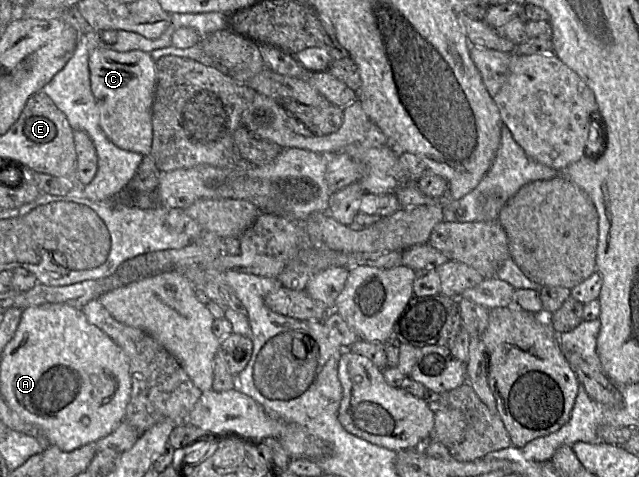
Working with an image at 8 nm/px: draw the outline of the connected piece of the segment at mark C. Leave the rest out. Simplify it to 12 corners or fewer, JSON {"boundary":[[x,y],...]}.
{"boundary":[[94,49],[99,124],[117,147],[148,156],[155,61]]}

